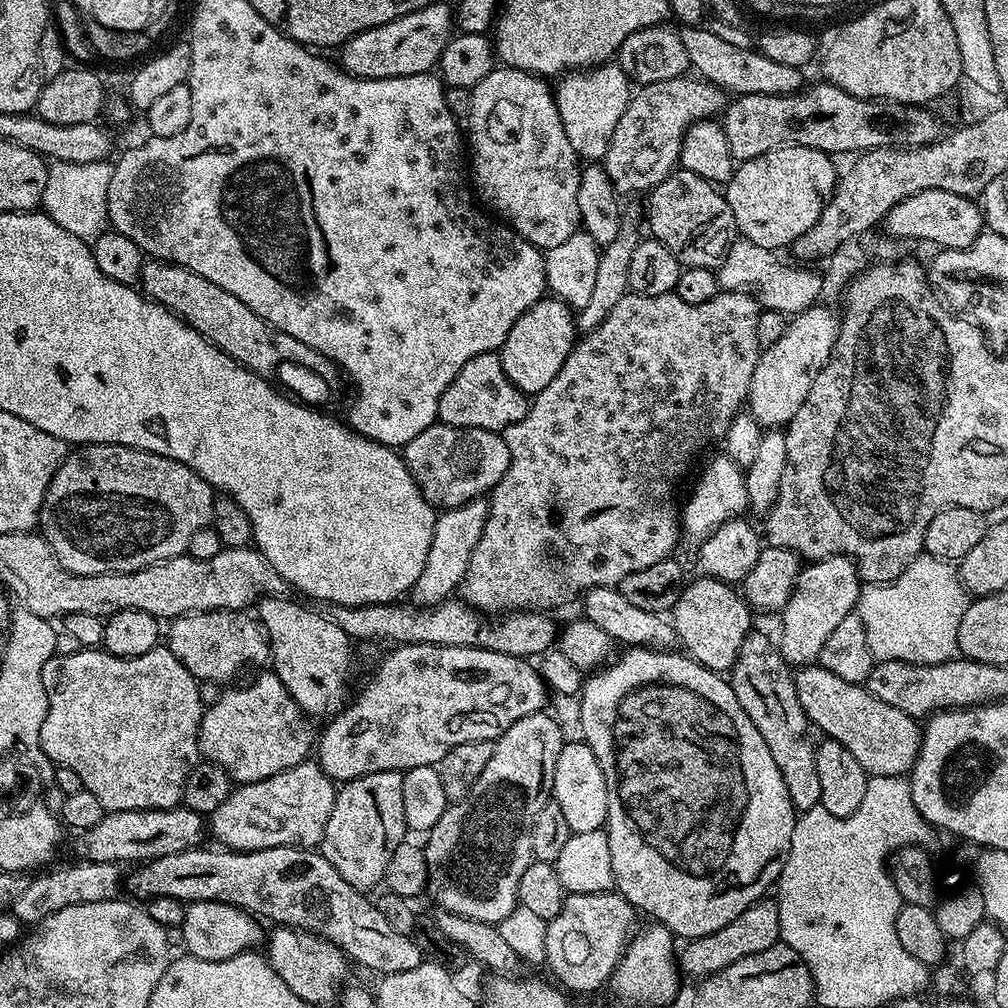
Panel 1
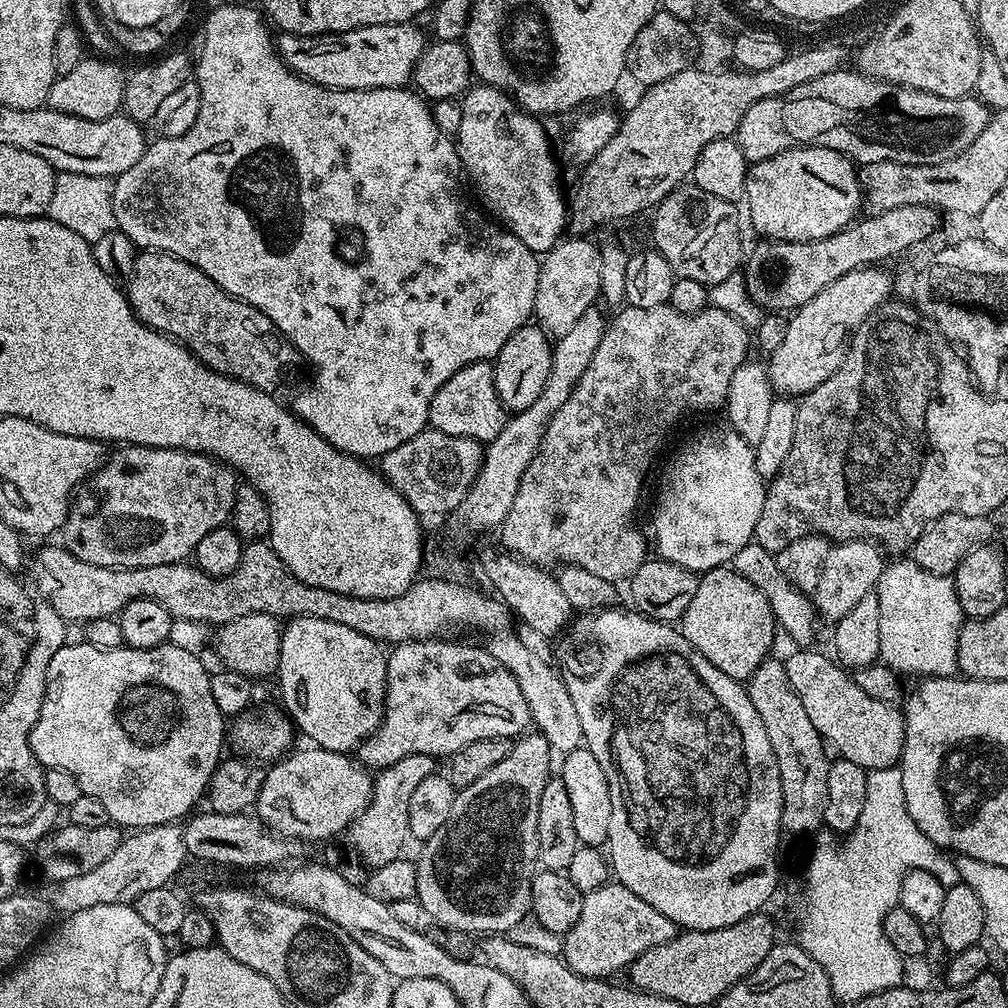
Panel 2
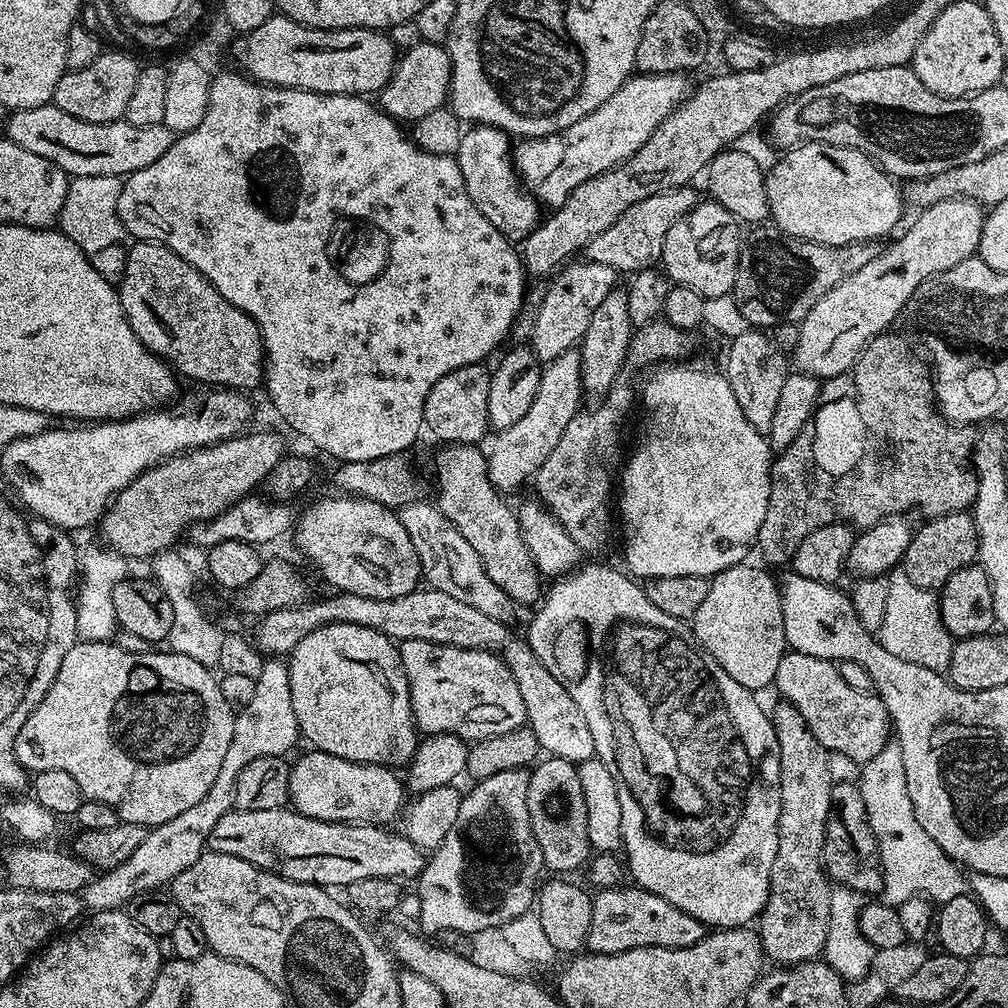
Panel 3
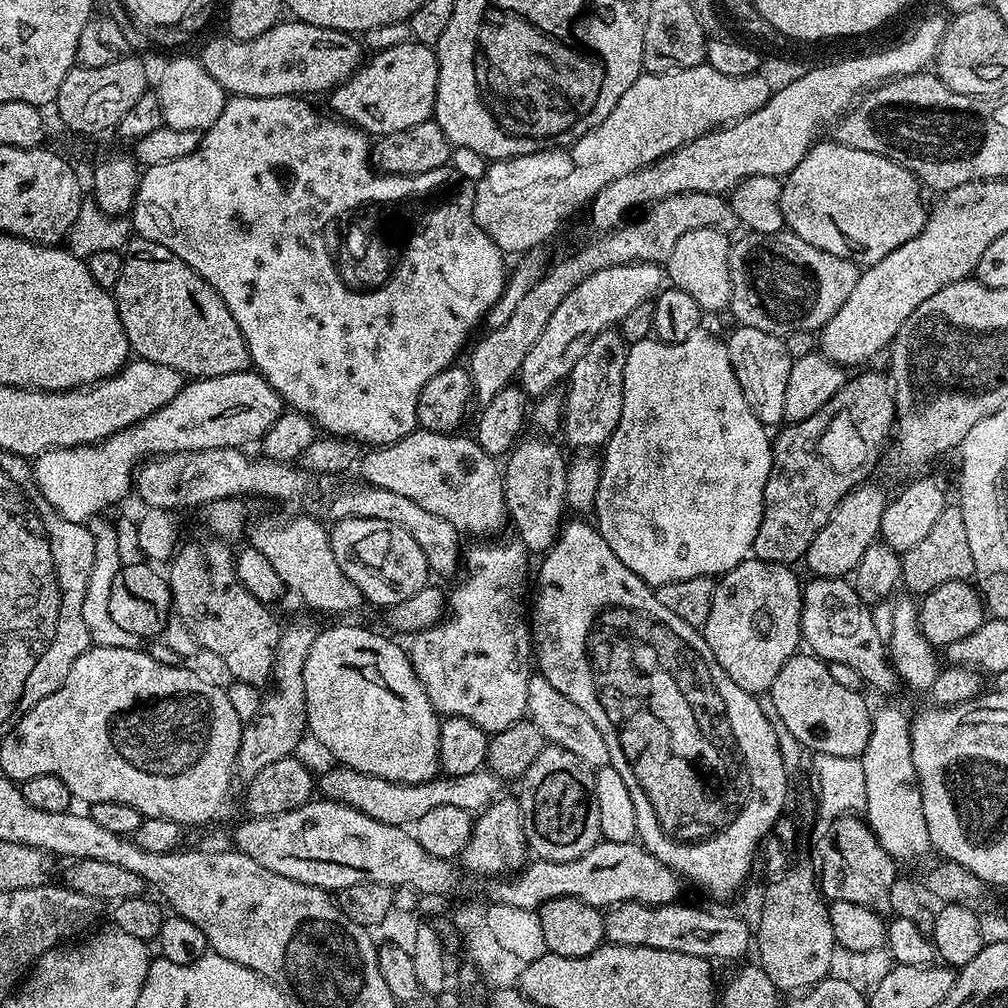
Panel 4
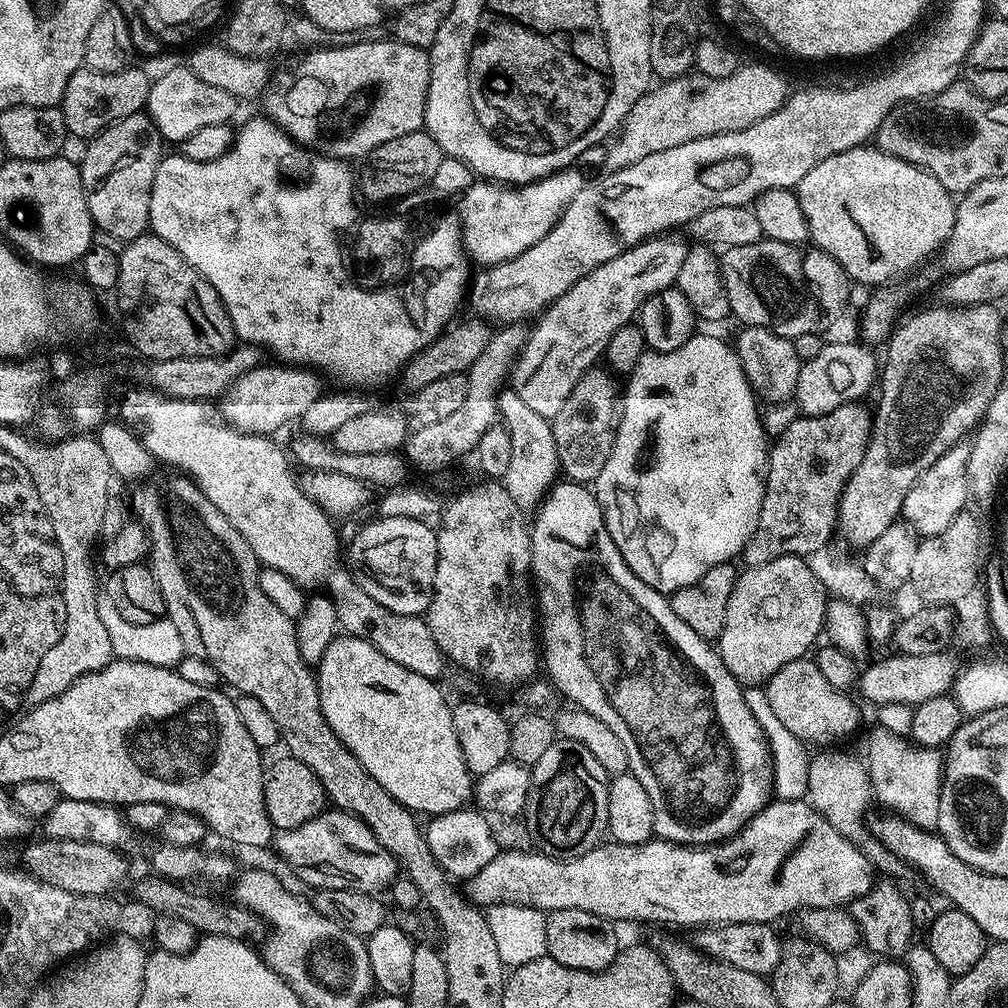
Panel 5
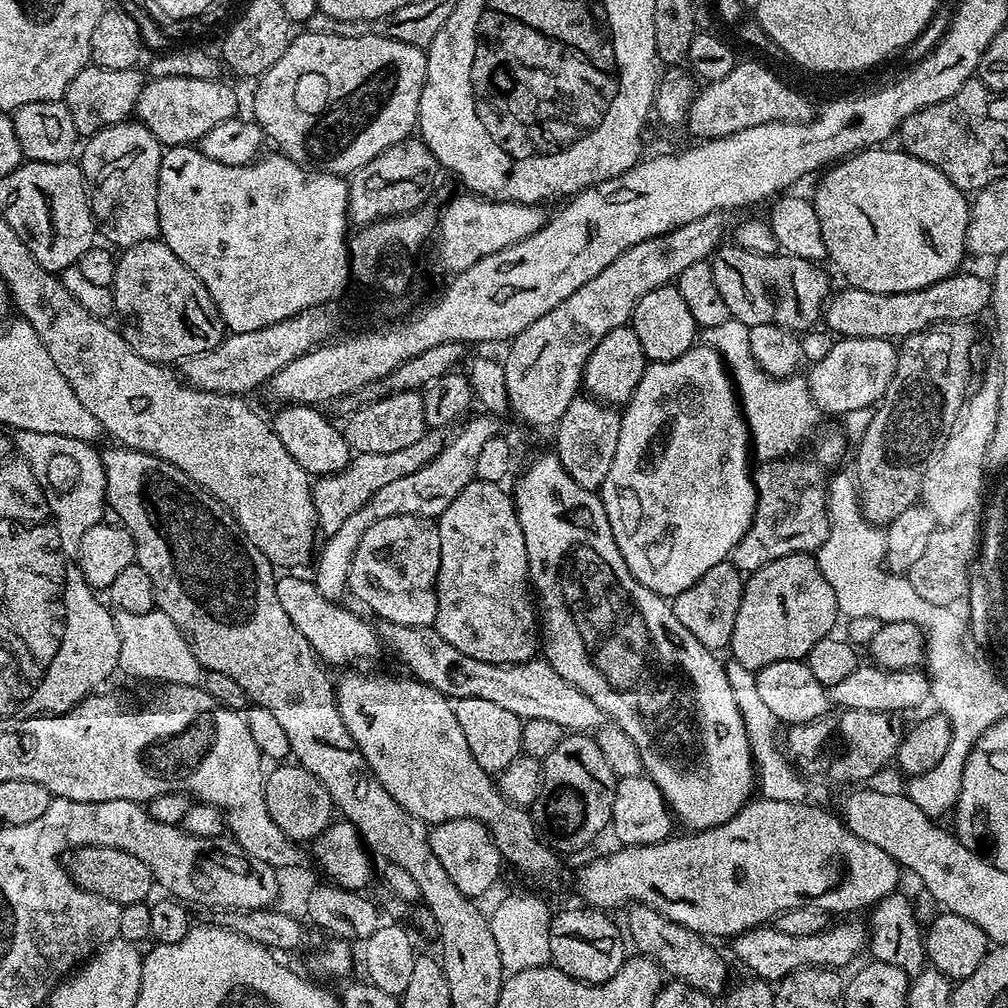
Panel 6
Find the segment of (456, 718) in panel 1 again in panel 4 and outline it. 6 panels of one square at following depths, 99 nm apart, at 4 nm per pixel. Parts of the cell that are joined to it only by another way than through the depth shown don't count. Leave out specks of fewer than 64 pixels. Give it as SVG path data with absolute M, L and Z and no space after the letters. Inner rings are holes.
M511 538L505 544L496 544L500 542L476 542L472 549L465 551L462 556L462 576L464 572L465 580L453 590L452 596L447 597L446 608L447 616L440 623L435 624L433 628L427 628L421 632L415 633L412 648L407 649L408 658L412 661L412 669L416 677L422 682L422 686L428 692L430 702L436 708L441 717L461 716L470 722L474 722L483 732L495 734L506 730L506 726L514 726L514 722L525 719L528 707L526 698L528 697L528 683L534 674L533 660L534 649L532 647L532 629L530 627L530 580L528 576L528 559L530 553L528 547L524 545L519 538Z

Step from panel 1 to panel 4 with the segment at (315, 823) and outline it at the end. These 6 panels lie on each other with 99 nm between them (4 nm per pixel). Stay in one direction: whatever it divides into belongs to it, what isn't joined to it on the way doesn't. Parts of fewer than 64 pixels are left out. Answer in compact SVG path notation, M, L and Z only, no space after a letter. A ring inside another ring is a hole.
M332 766L321 780L319 777L318 784L319 787L320 784L324 787L323 795L327 799L350 806L378 822L401 826L415 825L416 820L422 818L422 814L434 810L437 806L458 806L467 812L479 814L497 803L502 796L500 777L487 770L461 776L445 775L443 778L427 780L425 784L399 784L386 778L362 774L353 768Z

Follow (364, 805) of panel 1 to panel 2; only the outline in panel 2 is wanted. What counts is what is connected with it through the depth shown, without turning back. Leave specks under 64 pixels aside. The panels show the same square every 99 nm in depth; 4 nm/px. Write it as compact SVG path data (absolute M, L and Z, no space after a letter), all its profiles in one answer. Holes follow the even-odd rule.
M414 754L402 758L398 762L394 762L388 768L381 768L375 773L372 782L372 797L366 806L366 810L362 810L362 814L358 814L358 818L354 818L354 822L349 824L346 829L346 837L348 836L348 844L356 851L356 856L365 864L365 869L375 870L386 866L386 862L394 862L401 859L404 843L409 843L408 834L408 811L410 810L410 794L414 794L414 786L418 786L418 782L422 782L422 778L433 775L437 771L437 761L426 754Z

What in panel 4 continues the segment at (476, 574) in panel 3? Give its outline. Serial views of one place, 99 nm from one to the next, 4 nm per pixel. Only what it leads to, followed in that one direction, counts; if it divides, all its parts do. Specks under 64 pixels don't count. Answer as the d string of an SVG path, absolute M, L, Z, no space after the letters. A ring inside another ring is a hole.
M371 486L352 488L349 492L336 492L328 504L329 521L335 522L346 518L378 518L382 522L394 522L422 546L422 554L426 554L428 571L433 577L457 575L462 564L462 533L459 528L450 526L446 518L438 518L438 514L430 514L430 510L418 506L418 502L410 502L406 494L394 494L394 490L382 490Z

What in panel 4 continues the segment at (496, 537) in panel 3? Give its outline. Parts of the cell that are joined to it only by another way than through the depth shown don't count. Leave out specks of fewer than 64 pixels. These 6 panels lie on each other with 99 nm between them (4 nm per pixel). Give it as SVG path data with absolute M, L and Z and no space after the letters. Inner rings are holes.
M420 428L411 432L393 444L373 447L365 451L358 461L358 472L365 476L367 483L373 488L394 490L394 494L406 494L410 502L418 502L418 506L430 510L430 514L438 514L438 518L446 518L450 526L459 528L461 533L468 532L472 538L496 538L509 523L508 507L504 497L504 473L497 457L486 454L475 439L468 440L461 434L431 432Z

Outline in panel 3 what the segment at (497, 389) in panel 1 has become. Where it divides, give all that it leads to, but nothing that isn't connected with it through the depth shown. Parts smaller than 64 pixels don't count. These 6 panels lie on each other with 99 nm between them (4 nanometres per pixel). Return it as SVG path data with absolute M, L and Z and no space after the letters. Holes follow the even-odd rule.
M483 363L462 366L434 382L430 394L426 394L424 428L432 431L438 439L449 444L479 445L480 439L490 432L488 403L492 373Z

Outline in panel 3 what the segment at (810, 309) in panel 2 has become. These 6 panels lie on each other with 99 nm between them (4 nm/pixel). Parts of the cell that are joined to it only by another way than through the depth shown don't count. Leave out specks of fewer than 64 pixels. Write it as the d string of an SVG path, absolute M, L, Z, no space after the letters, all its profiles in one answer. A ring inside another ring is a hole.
M963 198L934 202L934 206L923 209L917 215L920 217L904 233L901 231L891 241L893 244L889 248L885 247L874 258L870 258L870 262L866 262L862 270L850 274L850 278L838 282L838 286L828 291L812 307L810 314L806 314L806 318L800 321L798 344L794 351L795 367L805 372L807 376L815 376L821 381L852 369L864 347L881 332L887 332L893 327L892 323L895 322L896 315L903 308L905 311L909 307L912 295L916 293L918 286L922 286L922 282L926 282L931 276L936 276L940 272L950 270L950 266L958 266L958 262L969 260L971 256L977 255L985 215L985 209L975 200Z

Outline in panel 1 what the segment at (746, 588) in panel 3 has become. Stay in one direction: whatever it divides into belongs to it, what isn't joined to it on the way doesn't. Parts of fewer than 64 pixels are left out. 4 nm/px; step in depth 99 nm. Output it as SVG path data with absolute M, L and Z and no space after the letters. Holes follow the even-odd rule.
M700 574L697 577L697 580L689 579L685 583L678 602L671 610L670 619L676 631L679 647L702 666L706 666L712 672L724 674L734 666L742 642L748 633L753 631L754 612L749 608L748 601L733 585L727 584L724 580L715 580L712 576Z

